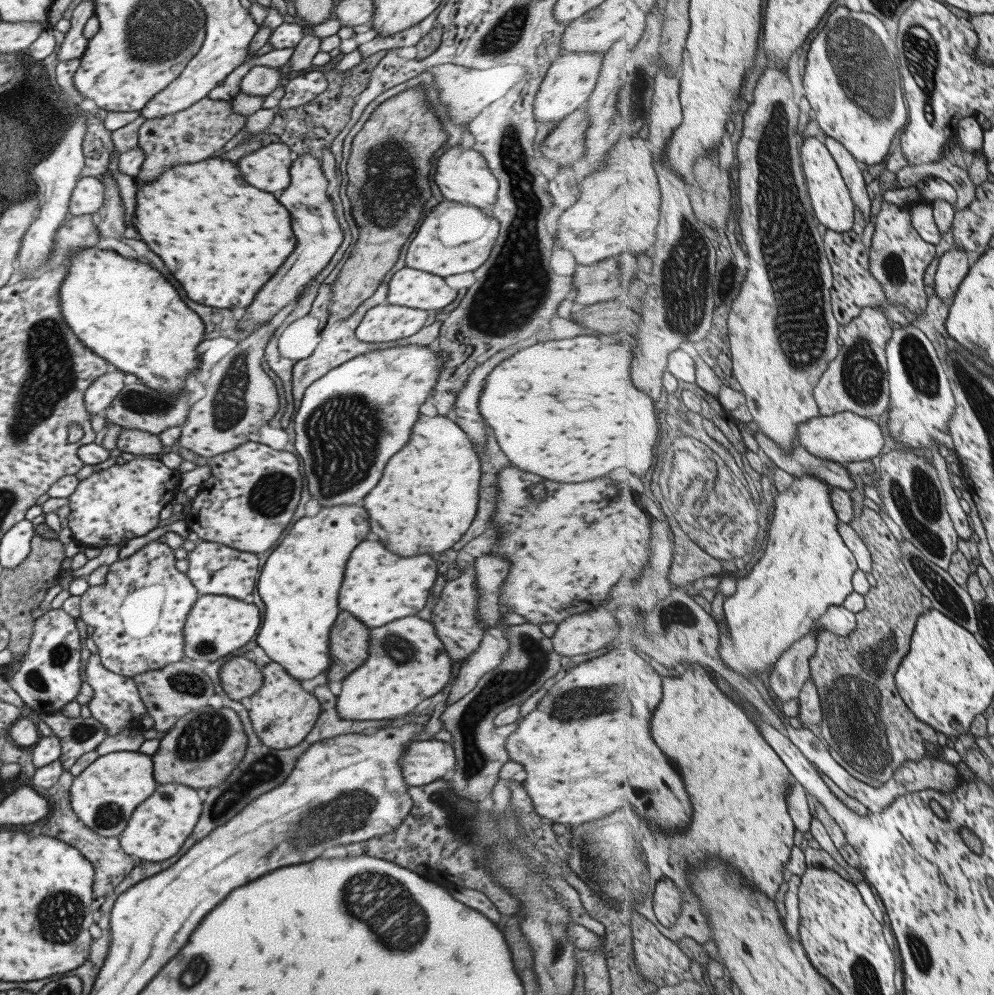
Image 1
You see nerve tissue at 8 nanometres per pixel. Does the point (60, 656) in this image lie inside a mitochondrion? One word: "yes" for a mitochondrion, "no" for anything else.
yes

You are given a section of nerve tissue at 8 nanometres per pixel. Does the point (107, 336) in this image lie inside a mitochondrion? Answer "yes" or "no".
no

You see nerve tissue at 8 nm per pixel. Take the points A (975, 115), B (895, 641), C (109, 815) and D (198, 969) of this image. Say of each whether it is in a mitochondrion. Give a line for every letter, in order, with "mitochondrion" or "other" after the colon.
A: other
B: mitochondrion
C: mitochondrion
D: mitochondrion

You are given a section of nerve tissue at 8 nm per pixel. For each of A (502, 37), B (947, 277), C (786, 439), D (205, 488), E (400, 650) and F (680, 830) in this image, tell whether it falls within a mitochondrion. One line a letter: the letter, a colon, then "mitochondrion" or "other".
A: mitochondrion
B: other
C: other
D: other
E: mitochondrion
F: other

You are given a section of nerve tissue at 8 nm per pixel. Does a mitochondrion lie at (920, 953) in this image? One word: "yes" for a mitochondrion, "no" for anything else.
yes

